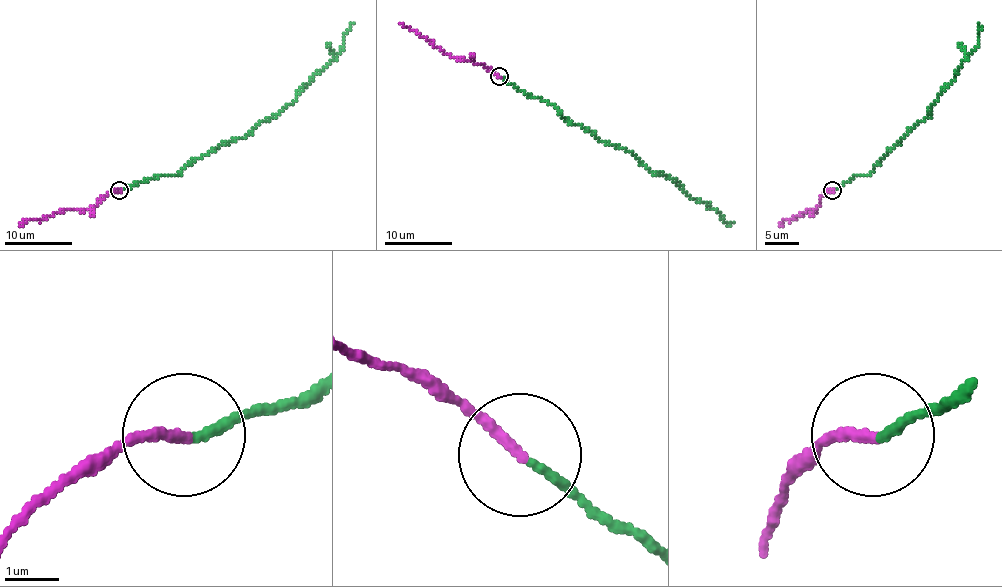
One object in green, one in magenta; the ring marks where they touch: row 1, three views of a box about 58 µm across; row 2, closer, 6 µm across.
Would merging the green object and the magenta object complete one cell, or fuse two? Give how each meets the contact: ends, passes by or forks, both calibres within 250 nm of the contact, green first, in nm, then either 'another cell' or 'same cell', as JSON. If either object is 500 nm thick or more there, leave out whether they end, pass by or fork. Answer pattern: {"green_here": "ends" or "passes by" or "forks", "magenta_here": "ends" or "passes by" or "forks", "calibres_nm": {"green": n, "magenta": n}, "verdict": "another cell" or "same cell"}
{"green_here": "ends", "magenta_here": "ends", "calibres_nm": {"green": 140, "magenta": 180}, "verdict": "same cell"}

